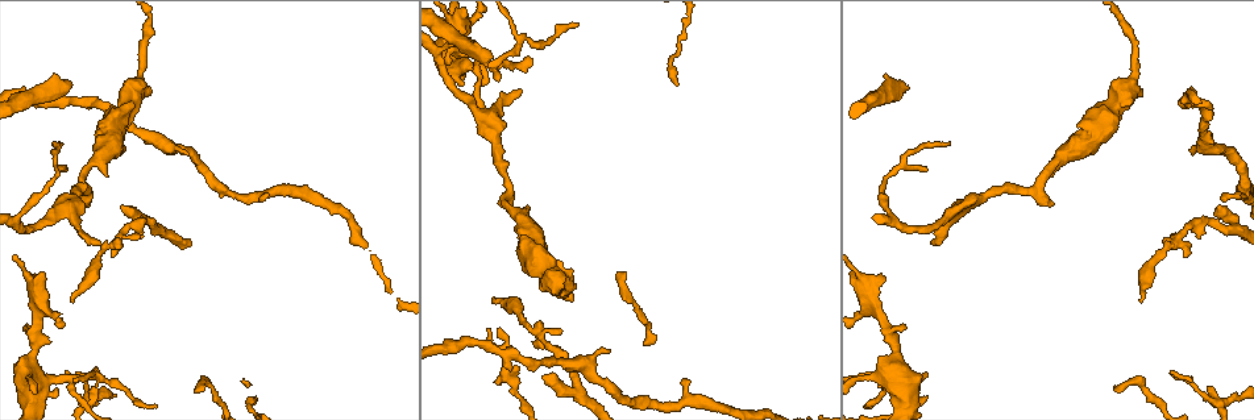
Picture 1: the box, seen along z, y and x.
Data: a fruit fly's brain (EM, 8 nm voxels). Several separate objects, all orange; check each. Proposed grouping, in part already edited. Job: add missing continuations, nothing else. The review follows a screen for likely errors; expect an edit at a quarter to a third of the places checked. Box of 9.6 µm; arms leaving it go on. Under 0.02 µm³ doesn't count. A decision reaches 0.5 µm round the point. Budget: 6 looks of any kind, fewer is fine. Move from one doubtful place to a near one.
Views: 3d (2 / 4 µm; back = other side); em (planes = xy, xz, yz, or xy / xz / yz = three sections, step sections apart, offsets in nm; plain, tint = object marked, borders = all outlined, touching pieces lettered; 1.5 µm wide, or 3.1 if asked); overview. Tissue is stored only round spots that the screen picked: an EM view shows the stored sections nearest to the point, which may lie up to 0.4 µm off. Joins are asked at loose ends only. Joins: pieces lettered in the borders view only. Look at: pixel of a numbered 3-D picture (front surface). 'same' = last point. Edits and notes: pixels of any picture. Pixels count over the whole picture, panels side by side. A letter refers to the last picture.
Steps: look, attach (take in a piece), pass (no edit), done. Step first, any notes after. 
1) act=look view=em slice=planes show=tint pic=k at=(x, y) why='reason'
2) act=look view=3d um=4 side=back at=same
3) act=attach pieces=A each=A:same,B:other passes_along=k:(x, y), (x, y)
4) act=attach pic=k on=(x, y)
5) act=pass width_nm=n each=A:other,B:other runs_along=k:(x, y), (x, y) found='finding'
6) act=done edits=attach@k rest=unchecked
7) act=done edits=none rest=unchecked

act=look view=em slice=planes show=borders pic=1 at=(1222, 200) why='branch stops here'

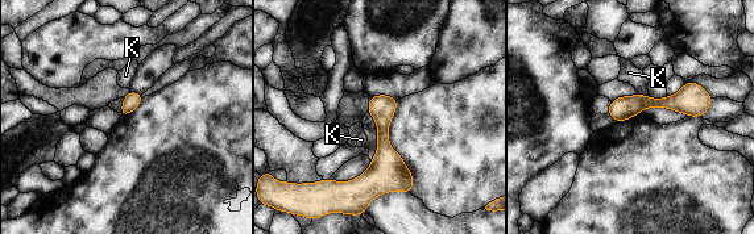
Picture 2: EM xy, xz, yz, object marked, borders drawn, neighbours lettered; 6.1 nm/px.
act=pass width_nm=100 longest_contact=K:80nm each=K:other found='no lettered piece goes on from it'

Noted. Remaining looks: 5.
act=look view=em slice=planes show=borders pic=1 at=(899, 83) why='an open end'

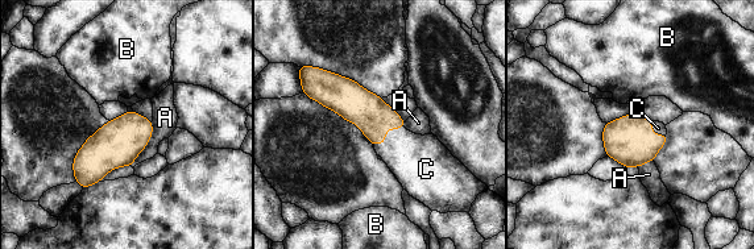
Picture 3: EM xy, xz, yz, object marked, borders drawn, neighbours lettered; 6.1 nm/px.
act=attach pieces=C width_nm=220 each=A:other,B:other,C:same passes_along=3:(355, 104), (384, 132), (414, 160) found='it goes on there'

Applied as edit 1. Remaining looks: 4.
act=look view=overview why='redraw'

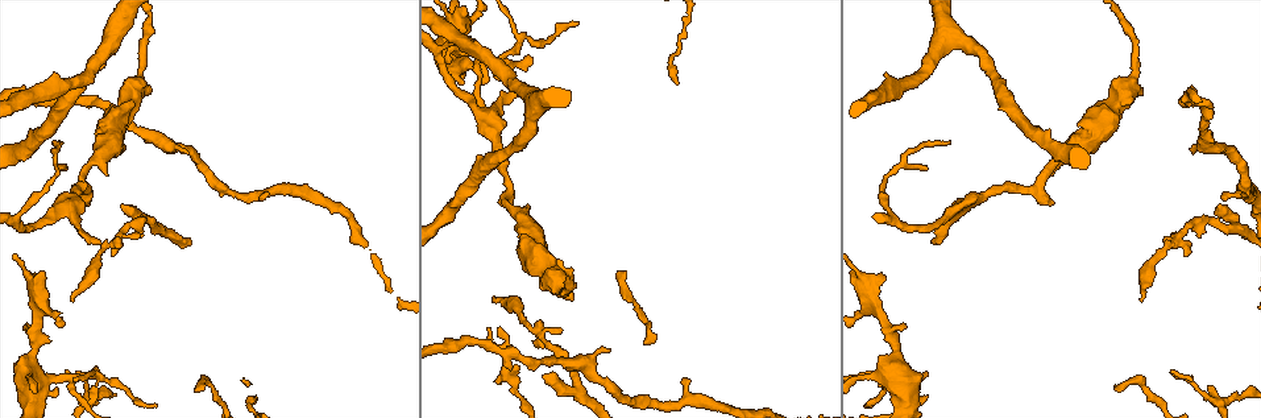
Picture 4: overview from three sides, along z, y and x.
act=look view=3d um=2 pic=4 at=(100, 244) why='thin end'

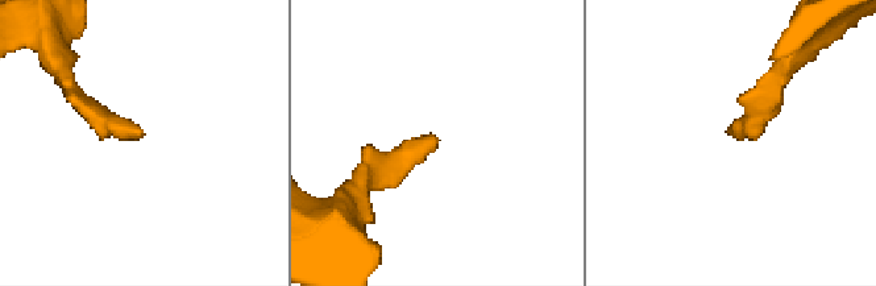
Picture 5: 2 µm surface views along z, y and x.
act=look view=em slice=planes show=plain pic=5 at=(438, 141)

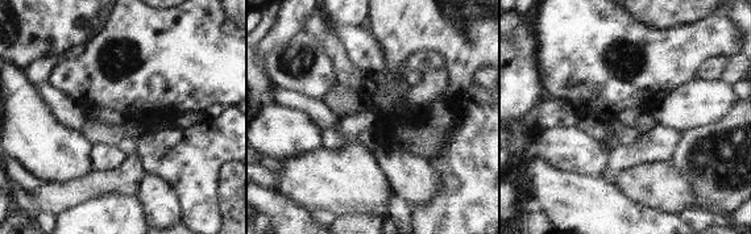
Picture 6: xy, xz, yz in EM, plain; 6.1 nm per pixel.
act=look view=em slice=planes show=borders at=same

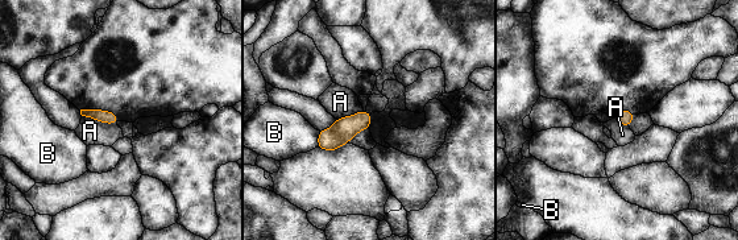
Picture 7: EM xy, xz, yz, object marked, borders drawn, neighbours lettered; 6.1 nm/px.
act=pass each=A:other,B:other border=7:(82, 115), (116, 124) found='no lettered piece goes on from it'

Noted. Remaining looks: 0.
act=done edits=attach@3 rest=unchecked

